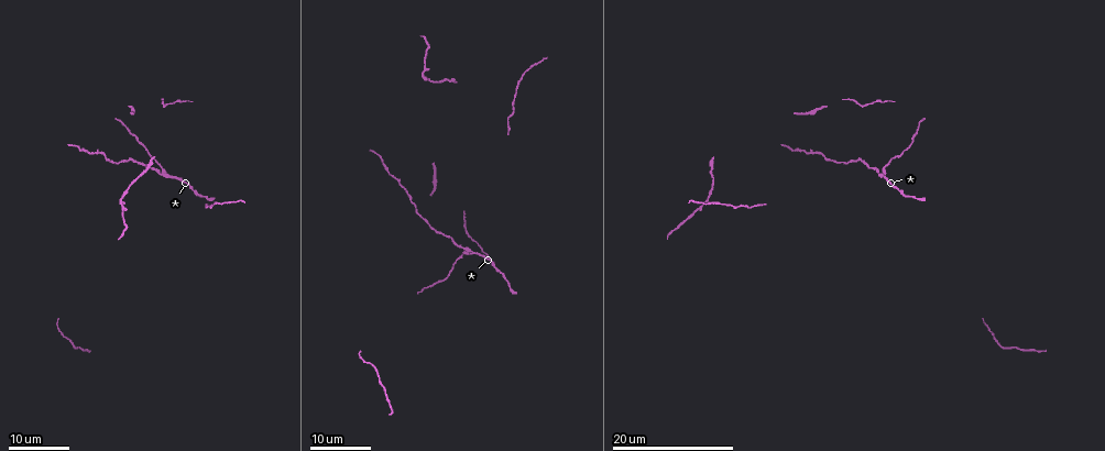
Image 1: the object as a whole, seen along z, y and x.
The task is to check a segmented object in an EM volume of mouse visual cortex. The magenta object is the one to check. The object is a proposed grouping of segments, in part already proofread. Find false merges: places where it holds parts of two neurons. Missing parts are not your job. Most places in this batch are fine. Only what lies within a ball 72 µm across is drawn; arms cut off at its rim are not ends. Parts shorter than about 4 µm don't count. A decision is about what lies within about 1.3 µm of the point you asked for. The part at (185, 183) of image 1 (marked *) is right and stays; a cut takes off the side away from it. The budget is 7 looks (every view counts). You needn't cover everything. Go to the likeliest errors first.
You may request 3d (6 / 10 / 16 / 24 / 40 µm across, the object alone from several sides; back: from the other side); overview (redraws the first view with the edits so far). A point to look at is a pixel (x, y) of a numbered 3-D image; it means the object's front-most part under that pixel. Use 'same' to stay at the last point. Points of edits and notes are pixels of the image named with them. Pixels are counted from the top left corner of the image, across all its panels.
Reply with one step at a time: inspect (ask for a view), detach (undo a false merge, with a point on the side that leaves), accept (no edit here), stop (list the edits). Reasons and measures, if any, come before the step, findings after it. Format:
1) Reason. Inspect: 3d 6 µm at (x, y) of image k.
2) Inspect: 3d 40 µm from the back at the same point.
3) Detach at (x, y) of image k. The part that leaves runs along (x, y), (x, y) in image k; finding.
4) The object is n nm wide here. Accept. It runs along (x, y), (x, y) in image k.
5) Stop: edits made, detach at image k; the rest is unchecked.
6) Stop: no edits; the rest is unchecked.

Side arm on a straight run. Inspect: 3d 16 µm at (165, 172) of image 1.

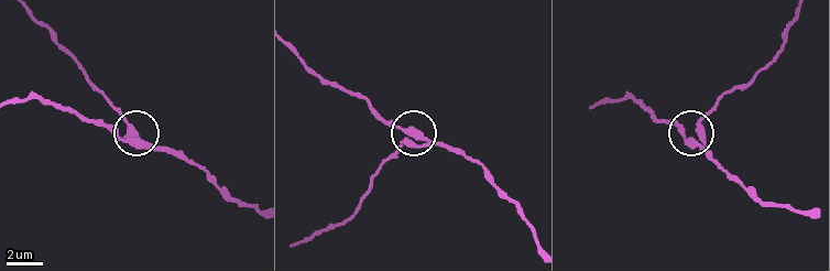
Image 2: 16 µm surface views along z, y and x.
Inspect: 3d 6 µm at (695, 139) of image 2.

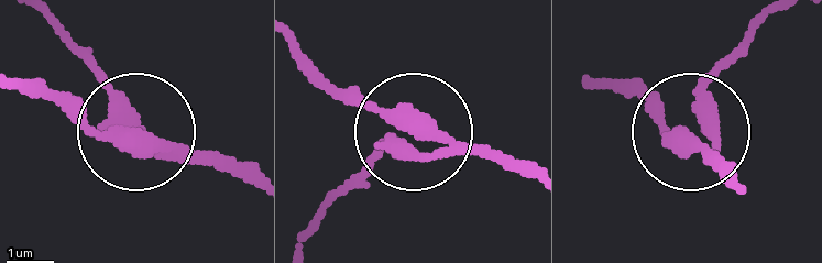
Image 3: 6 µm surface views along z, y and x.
The side arm is 21 µm long. Detach at (127, 110) of image 3. The part that leaves runs along (457, 154), (377, 154), (330, 201) in image 3; a second neuron is stuck on.

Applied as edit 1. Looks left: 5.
Inspect: overview.

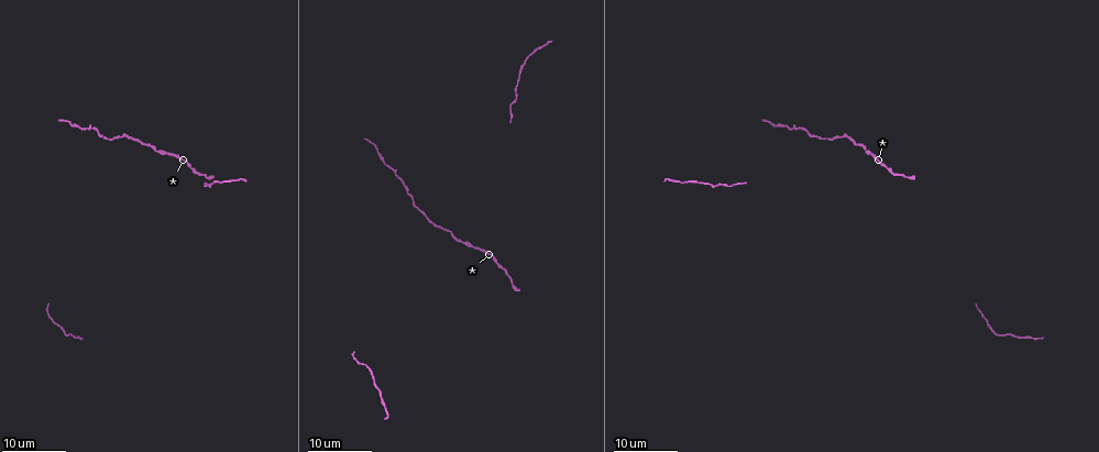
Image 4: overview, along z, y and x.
Thin neck. Inspect: 3d 16 µm at (702, 184) of image 4.

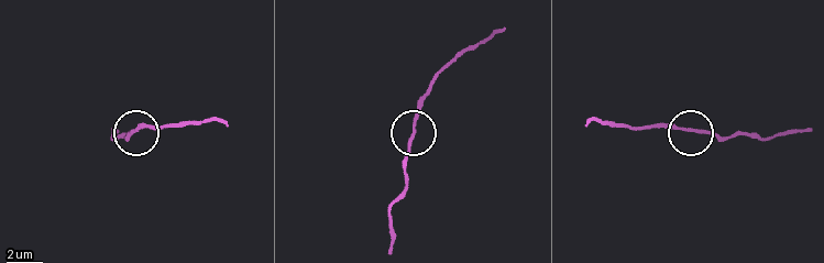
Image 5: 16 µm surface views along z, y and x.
Inspect: 3d 6 µm at (415, 129) of image 5.

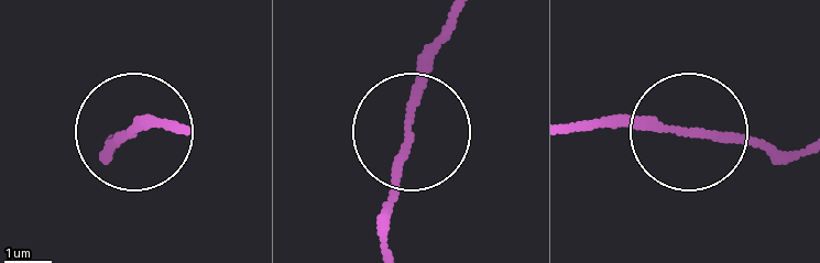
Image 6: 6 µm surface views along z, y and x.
Accept. One neuron here.

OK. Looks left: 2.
Narrows sharply. Inspect: 3d 24 µm at (508, 108) of image 4.

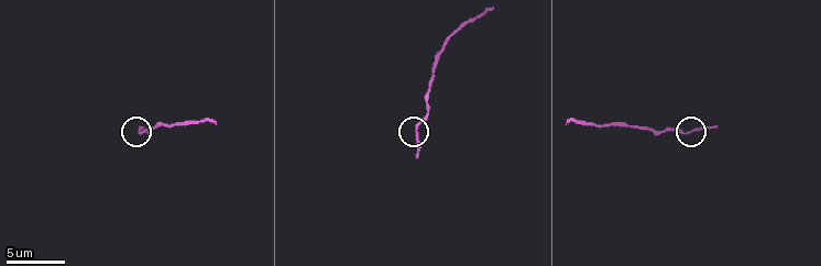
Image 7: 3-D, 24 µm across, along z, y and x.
Inspect: 3d 6 µm at (416, 131) of image 7.

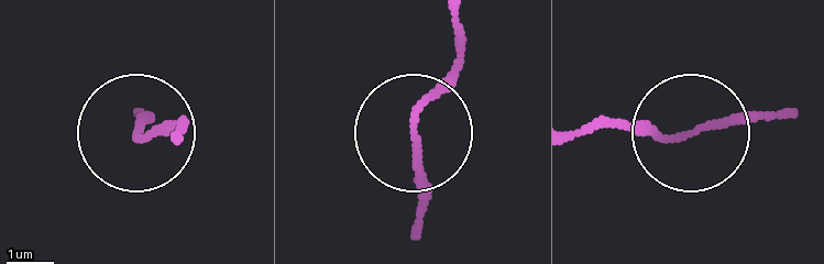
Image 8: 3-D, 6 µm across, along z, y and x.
Accept. All the same neuron.

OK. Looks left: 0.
Stop: edits made, detach at image 3; the rest is unchecked.

